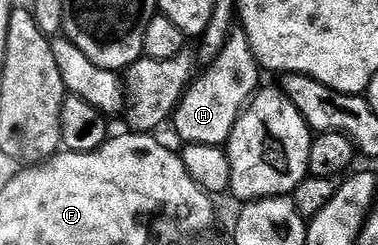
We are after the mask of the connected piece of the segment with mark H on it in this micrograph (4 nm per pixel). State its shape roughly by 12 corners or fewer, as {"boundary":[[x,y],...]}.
{"boundary":[[241,28],[172,115],[183,143],[225,147],[260,86]]}

